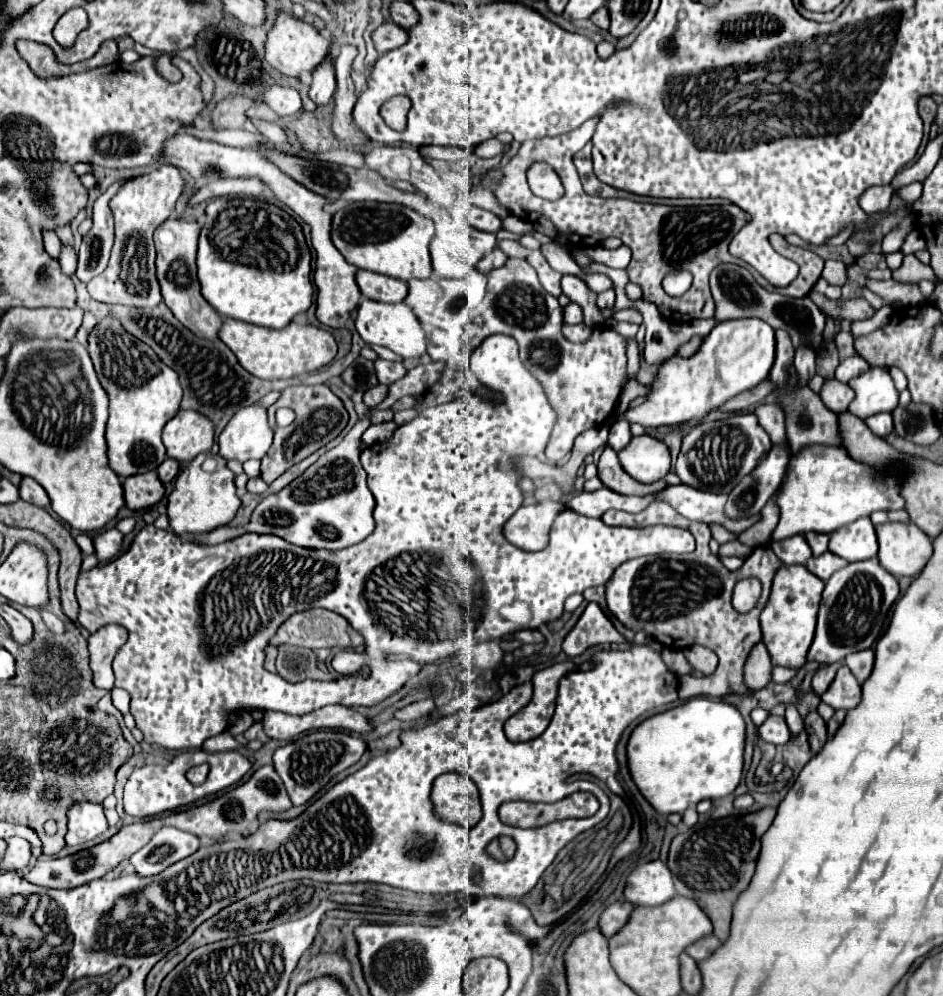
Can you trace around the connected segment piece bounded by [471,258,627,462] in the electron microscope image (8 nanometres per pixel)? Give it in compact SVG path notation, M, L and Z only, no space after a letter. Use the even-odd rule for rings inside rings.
M509 258L503 268L495 268L487 274L489 284L487 284L487 296L483 304L479 306L479 316L477 316L477 330L475 336L471 338L471 346L477 348L487 336L501 332L507 336L513 336L519 344L519 356L523 366L543 384L543 390L547 394L547 400L551 402L551 408L555 414L559 414L551 438L545 448L547 460L555 462L567 456L573 448L573 440L577 434L589 428L601 426L613 412L613 406L621 394L621 386L625 382L625 366L627 366L627 356L625 356L625 338L619 336L615 330L609 328L595 328L591 340L587 344L573 344L561 334L561 306L555 296L547 294L545 288L541 286L535 268L531 268L527 262L519 258Z

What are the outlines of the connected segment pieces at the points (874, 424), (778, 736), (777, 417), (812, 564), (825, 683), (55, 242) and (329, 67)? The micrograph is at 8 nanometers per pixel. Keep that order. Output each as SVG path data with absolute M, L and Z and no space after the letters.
M875 414L875 416L867 418L865 424L875 432L875 436L881 436L881 438L885 438L887 434L893 432L893 418L891 418L891 414Z
M769 714L769 718L759 726L759 736L761 736L763 740L779 746L779 744L787 744L787 742L789 742L791 732L789 732L783 716L773 716L773 714Z
M761 404L755 408L755 416L759 420L759 426L763 426L763 430L767 430L773 444L785 444L789 448L787 436L785 436L785 416L779 406Z
M823 552L821 556L809 558L805 566L811 573L815 574L815 576L819 576L823 582L827 582L833 572L837 572L837 570L843 568L843 566L847 566L847 560L843 560L843 558L835 556L835 554L831 554L831 552Z
M835 662L835 664L829 664L829 666L821 666L821 668L815 672L815 676L813 676L813 680L811 680L811 688L813 688L813 692L815 692L817 696L821 696L821 694L829 688L829 684L833 682L835 672L837 672L839 666L843 666L843 662Z
M47 232L45 234L45 250L49 252L49 256L53 256L53 258L59 258L59 254L61 254L61 240L57 238L57 234L53 232Z
M323 62L315 72L313 72L313 82L309 88L309 98L317 106L327 106L335 94L335 70L333 62Z

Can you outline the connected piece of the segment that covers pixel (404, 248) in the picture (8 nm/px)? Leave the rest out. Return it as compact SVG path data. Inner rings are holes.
M353 202L343 206L331 222L331 240L349 264L377 274L395 276L403 282L431 276L429 242L433 236L435 224L401 204Z

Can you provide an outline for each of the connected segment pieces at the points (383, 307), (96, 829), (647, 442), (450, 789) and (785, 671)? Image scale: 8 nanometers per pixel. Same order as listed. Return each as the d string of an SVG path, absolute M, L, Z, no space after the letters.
M365 298L357 308L355 330L359 332L365 344L385 346L403 358L423 356L427 352L427 334L407 304L383 304Z
M75 802L67 810L67 846L83 844L107 830L107 818L101 804L95 802Z
M647 434L633 438L619 452L619 462L631 478L645 484L661 480L671 468L669 448L661 440Z
M443 774L435 778L431 800L437 814L449 822L473 828L481 820L481 800L477 784L461 774Z
M775 666L773 668L773 682L789 682L791 678L795 678L799 670L791 670L791 668L781 668L781 666Z

